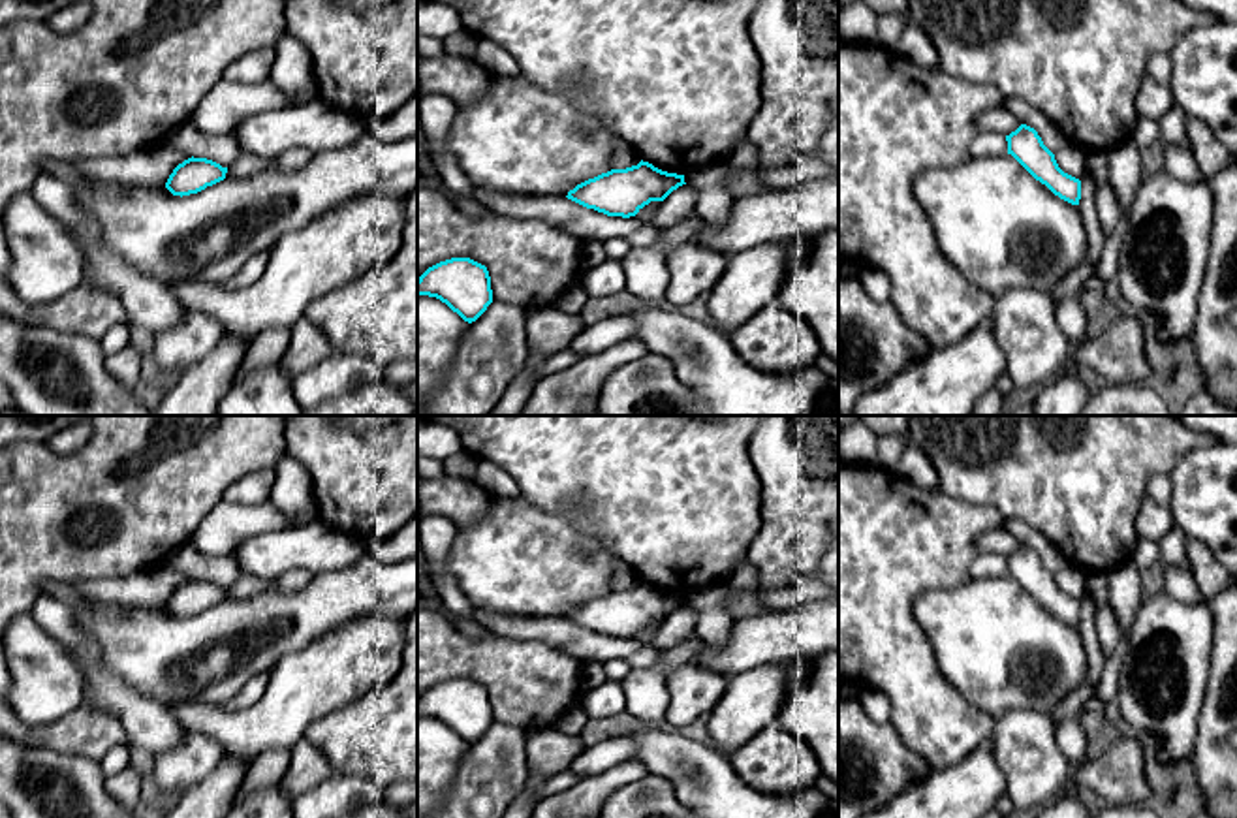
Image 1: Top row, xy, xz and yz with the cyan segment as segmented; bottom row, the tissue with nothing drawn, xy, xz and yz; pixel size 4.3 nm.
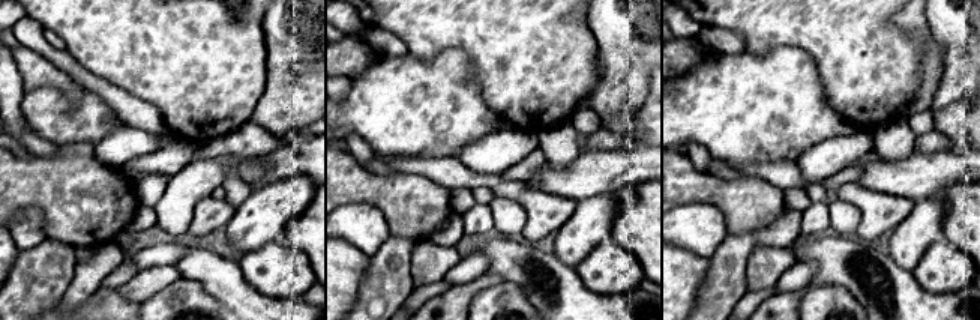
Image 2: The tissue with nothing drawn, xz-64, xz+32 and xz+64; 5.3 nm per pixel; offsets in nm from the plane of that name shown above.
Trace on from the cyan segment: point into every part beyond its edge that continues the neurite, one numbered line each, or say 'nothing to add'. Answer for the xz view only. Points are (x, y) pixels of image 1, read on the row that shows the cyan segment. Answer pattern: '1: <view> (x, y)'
nothing to add

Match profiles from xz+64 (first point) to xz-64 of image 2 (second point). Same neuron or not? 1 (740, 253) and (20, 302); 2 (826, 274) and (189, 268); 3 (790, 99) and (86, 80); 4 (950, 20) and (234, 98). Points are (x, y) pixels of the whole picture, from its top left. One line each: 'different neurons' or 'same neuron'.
1: same neuron
2: same neuron
3: different neurons
4: different neurons

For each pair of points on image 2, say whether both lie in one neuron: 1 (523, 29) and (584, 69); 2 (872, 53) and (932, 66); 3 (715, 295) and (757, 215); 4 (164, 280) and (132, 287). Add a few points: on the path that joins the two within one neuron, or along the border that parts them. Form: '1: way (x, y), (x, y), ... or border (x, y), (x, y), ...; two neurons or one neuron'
1: way (538, 44), (563, 69), (569, 69); one neuron
2: border (907, 30), (922, 45), (920, 83), (910, 96); two neurons
3: border (779, 215), (761, 229), (730, 235); two neurons
4: way (156, 280), (140, 287); one neuron

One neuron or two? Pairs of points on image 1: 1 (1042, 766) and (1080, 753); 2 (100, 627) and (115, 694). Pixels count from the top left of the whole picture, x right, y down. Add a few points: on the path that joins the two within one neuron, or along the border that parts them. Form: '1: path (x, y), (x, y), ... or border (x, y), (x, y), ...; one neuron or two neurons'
1: border (1053, 724), (1057, 745), (1070, 762); two neurons
2: border (85, 630), (96, 642), (100, 660), (145, 694); two neurons

